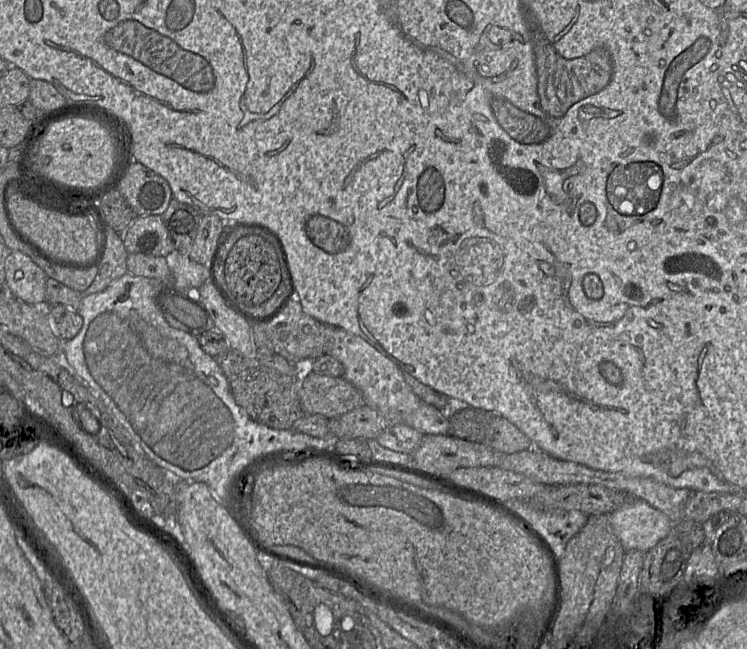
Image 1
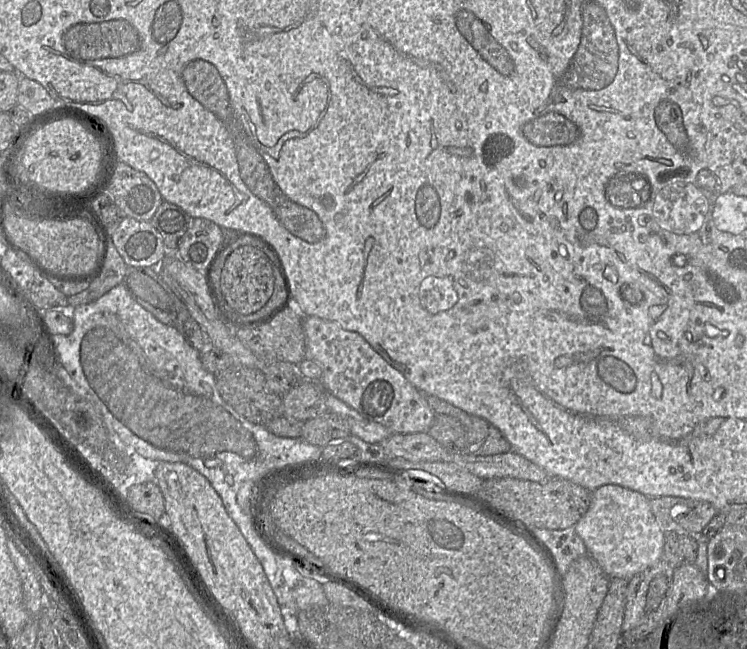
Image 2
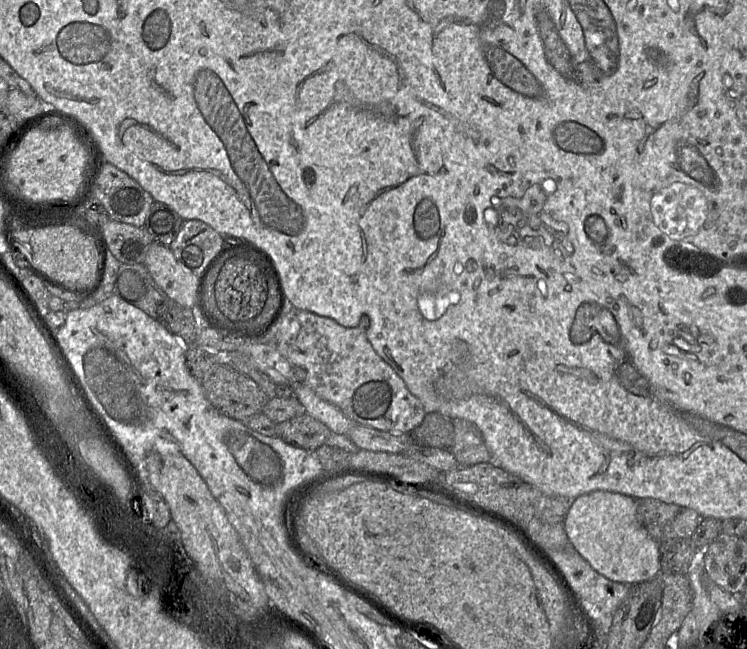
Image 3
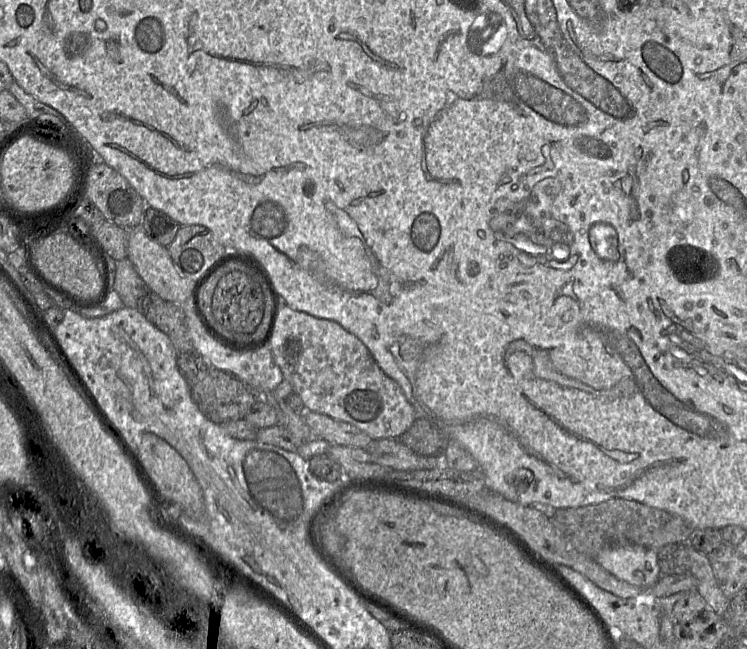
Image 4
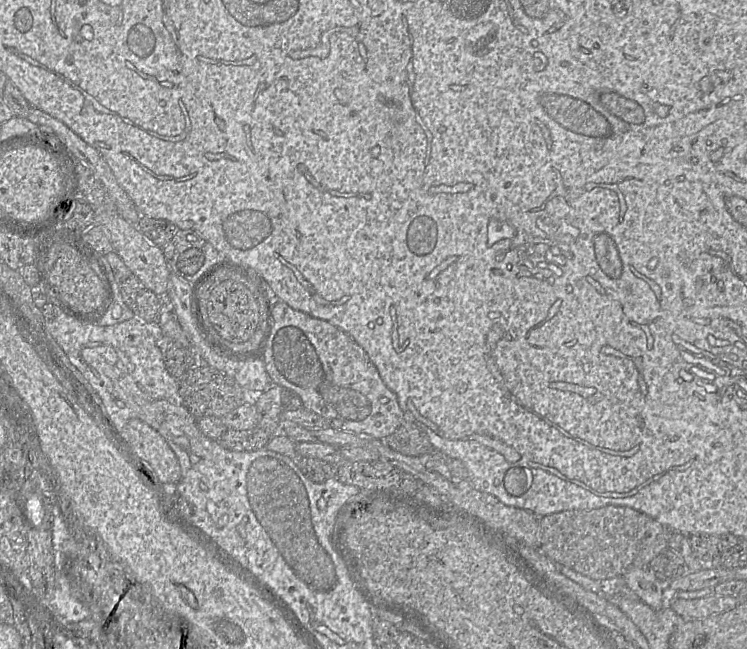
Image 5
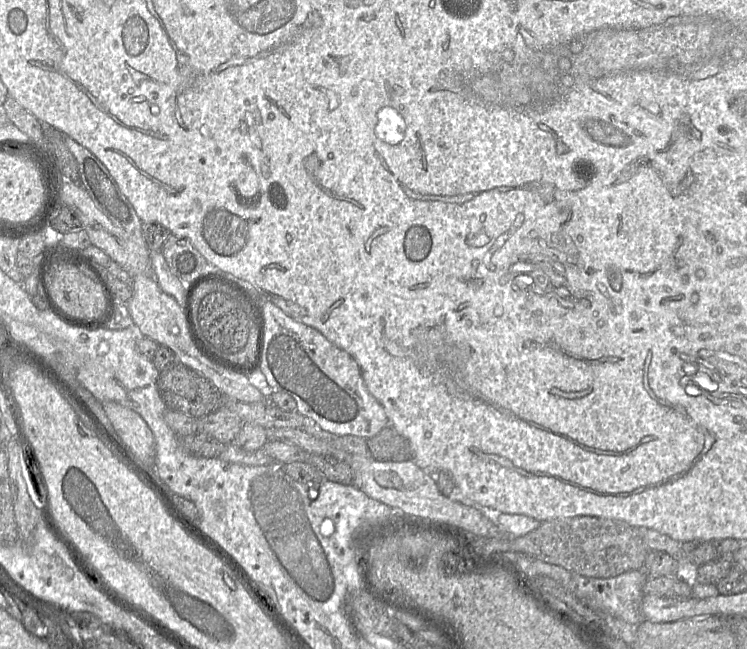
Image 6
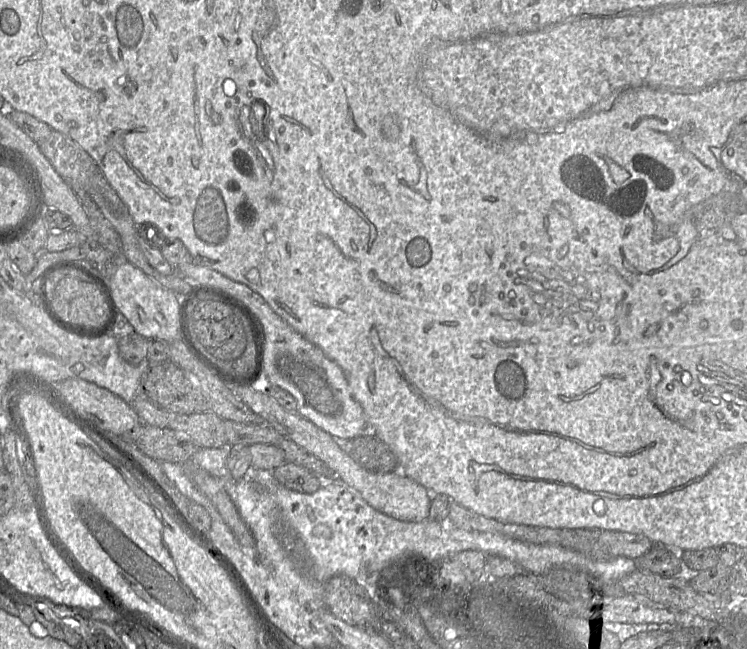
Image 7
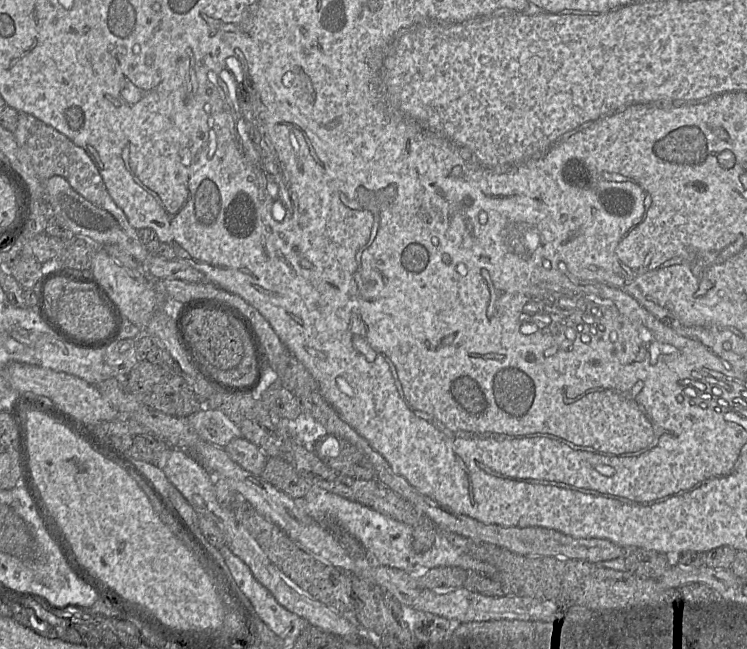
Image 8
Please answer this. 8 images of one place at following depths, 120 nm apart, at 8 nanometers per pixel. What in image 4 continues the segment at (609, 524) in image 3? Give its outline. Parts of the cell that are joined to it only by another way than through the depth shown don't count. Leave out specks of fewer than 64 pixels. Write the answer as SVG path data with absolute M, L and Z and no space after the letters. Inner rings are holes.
M640 545L607 546L595 561L617 579L641 589L653 587L662 576L658 551Z

